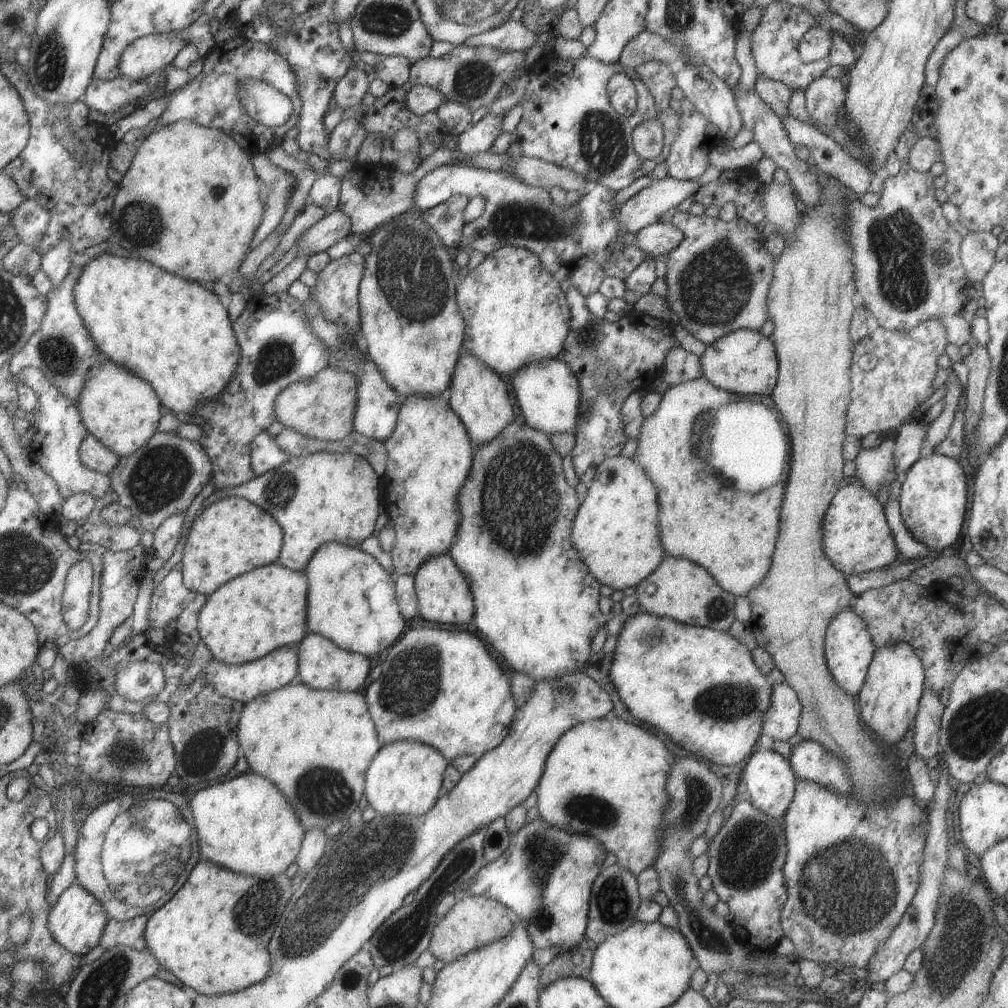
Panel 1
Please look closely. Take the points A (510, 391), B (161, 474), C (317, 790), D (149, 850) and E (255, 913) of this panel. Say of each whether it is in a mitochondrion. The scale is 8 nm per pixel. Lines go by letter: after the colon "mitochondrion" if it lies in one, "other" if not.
A: other
B: mitochondrion
C: mitochondrion
D: mitochondrion
E: mitochondrion

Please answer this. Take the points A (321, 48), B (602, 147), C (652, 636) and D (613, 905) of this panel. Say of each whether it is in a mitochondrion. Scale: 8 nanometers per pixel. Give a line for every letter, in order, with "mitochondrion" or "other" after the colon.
A: other
B: mitochondrion
C: mitochondrion
D: mitochondrion

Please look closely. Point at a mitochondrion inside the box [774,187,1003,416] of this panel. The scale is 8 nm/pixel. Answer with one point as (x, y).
(895, 241)

